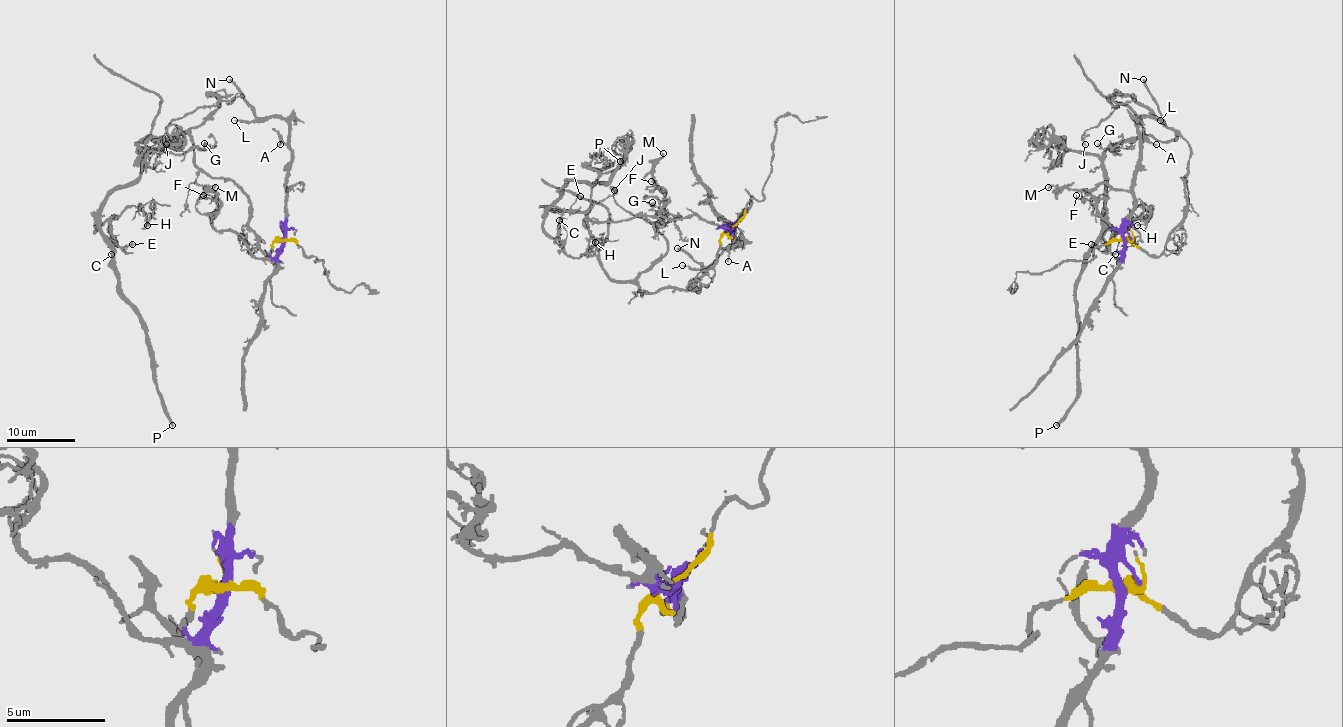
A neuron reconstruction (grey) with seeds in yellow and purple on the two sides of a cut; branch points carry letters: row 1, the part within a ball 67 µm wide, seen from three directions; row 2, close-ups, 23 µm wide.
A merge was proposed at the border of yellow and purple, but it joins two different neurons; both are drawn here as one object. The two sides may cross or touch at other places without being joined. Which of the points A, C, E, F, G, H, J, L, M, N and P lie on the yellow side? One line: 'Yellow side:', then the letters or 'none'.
Yellow side: C, E, G, H, J, P

